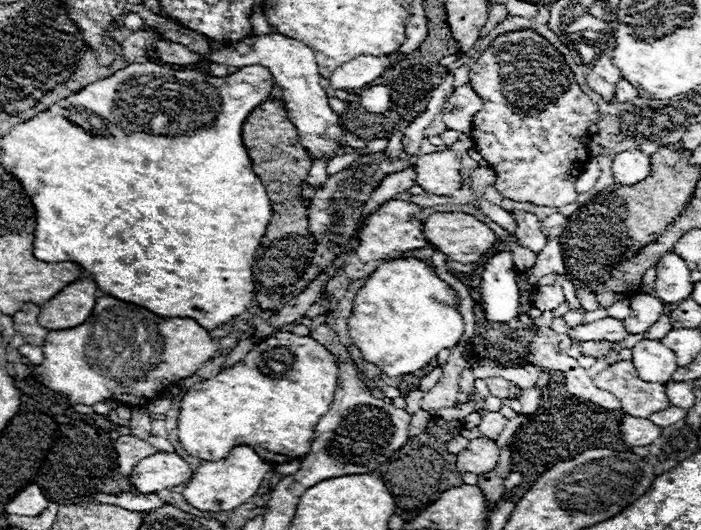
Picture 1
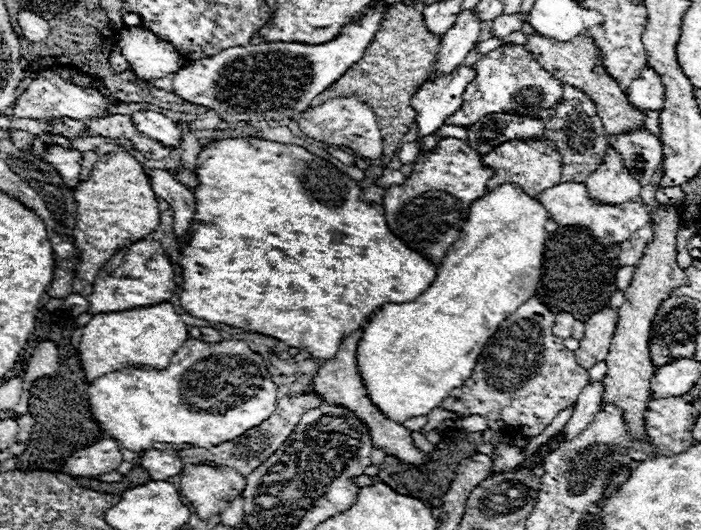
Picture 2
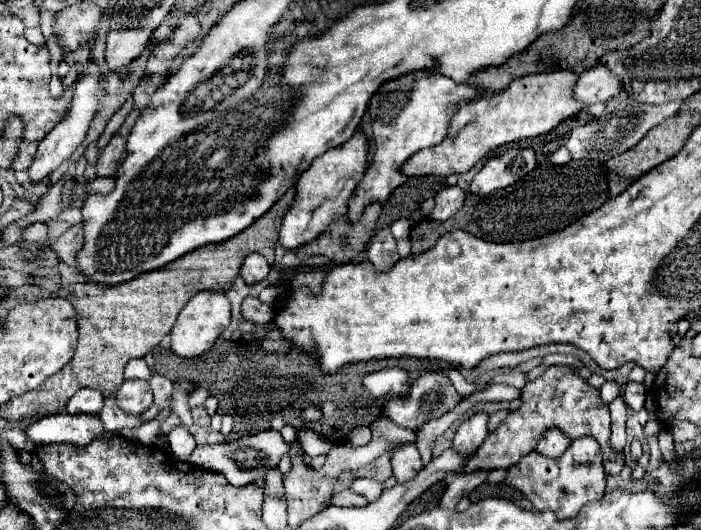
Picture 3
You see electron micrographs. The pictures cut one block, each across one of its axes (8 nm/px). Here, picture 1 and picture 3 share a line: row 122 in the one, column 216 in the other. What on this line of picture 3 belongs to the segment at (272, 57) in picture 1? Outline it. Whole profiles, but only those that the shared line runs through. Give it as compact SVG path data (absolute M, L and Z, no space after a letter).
M198 292L190 302L188 306L180 312L172 332L170 332L170 338L172 338L172 352L182 356L182 358L194 358L194 356L200 356L204 352L208 352L214 342L220 338L220 334L228 328L230 324L230 302L224 294L220 292Z

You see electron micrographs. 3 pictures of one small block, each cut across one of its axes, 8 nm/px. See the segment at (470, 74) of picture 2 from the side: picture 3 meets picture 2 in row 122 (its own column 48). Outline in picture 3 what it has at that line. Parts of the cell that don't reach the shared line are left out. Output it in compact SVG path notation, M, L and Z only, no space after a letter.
M68 412L44 416L26 428L28 438L32 438L36 444L70 442L76 446L86 446L88 442L92 442L92 438L98 438L104 432L106 430L100 422L100 416L90 414L72 416Z

